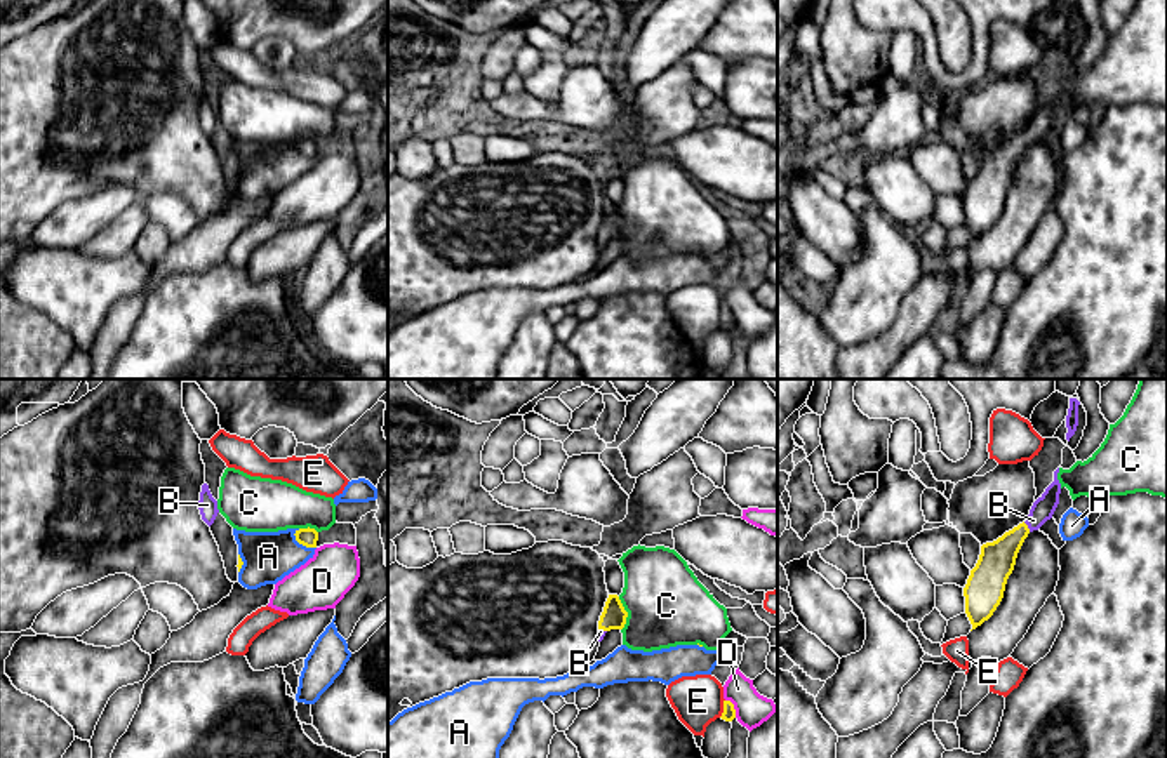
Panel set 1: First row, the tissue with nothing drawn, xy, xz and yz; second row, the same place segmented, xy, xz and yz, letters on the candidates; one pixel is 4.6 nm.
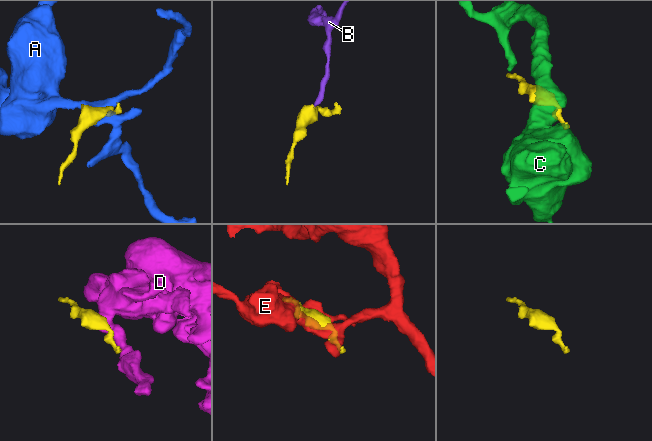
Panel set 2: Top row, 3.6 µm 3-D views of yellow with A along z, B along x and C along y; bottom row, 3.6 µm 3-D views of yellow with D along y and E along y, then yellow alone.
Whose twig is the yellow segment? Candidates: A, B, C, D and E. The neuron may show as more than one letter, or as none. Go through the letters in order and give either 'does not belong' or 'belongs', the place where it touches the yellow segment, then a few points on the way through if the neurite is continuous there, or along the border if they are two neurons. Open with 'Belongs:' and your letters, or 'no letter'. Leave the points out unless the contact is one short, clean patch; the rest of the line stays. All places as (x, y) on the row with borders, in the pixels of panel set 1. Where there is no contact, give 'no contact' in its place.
Belongs: B
A: does not belong; meets yellow in xy at (301, 543)
B: belongs; meets yellow in yz at (1026, 527); runs through yz (997, 558), (1026, 527), (1042, 510)
C: does not belong; meets yellow in xz at (626, 614)
D: does not belong; meets yellow in xz at (733, 708); border along xz (726, 699), (733, 704), (736, 717)
E: does not belong; meets yellow in xz at (724, 708)

